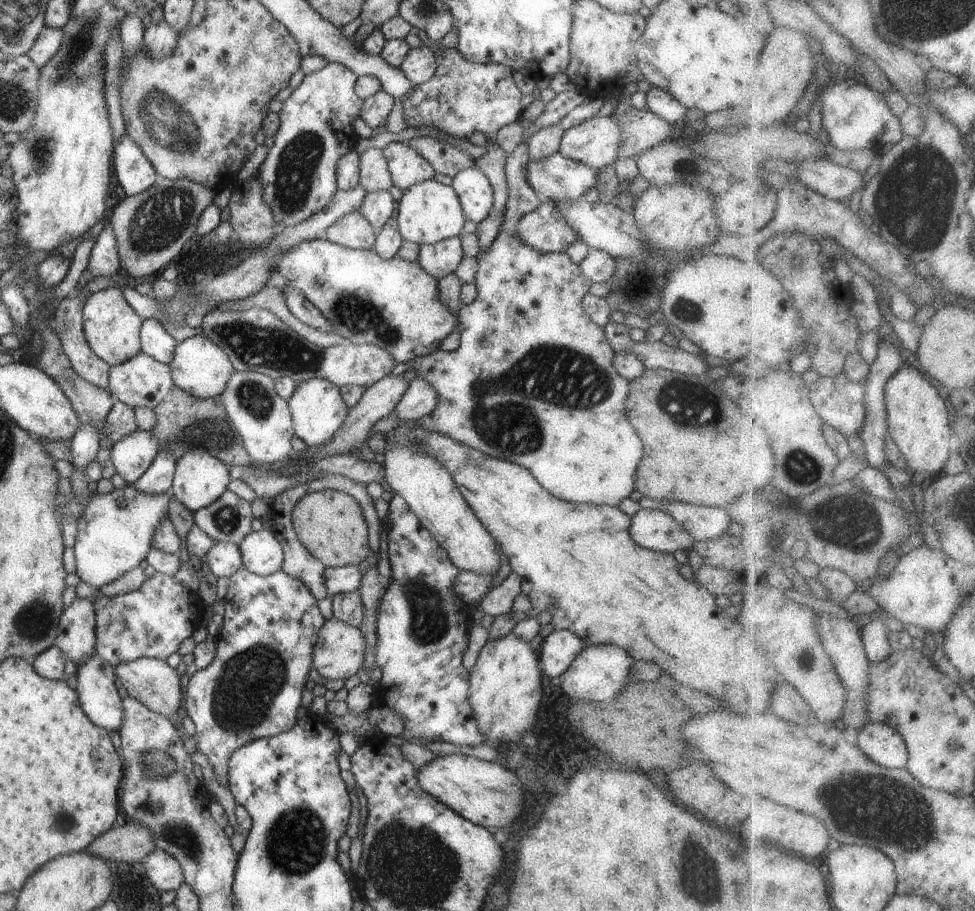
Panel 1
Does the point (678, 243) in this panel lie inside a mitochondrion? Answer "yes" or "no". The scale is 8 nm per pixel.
no

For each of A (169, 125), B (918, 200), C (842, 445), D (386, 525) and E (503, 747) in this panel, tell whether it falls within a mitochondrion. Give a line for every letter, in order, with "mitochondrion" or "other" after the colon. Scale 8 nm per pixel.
A: mitochondrion
B: mitochondrion
C: other
D: other
E: other

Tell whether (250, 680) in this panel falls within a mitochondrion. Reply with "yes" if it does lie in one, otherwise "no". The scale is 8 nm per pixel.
yes

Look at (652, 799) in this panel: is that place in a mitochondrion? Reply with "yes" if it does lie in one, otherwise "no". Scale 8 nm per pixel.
no

